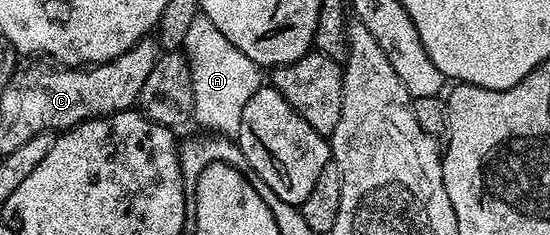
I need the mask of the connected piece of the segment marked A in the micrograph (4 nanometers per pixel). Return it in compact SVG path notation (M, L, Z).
M201 16L192 19L188 24L188 32L184 32L182 50L186 59L190 61L190 71L192 72L193 121L195 123L198 121L203 126L201 129L211 135L225 136L231 140L237 139L240 132L240 116L244 113L244 104L248 104L248 100L252 100L252 96L256 96L258 89L264 85L263 71L244 52L240 52L240 49L234 47L232 42L212 24L212 20Z

